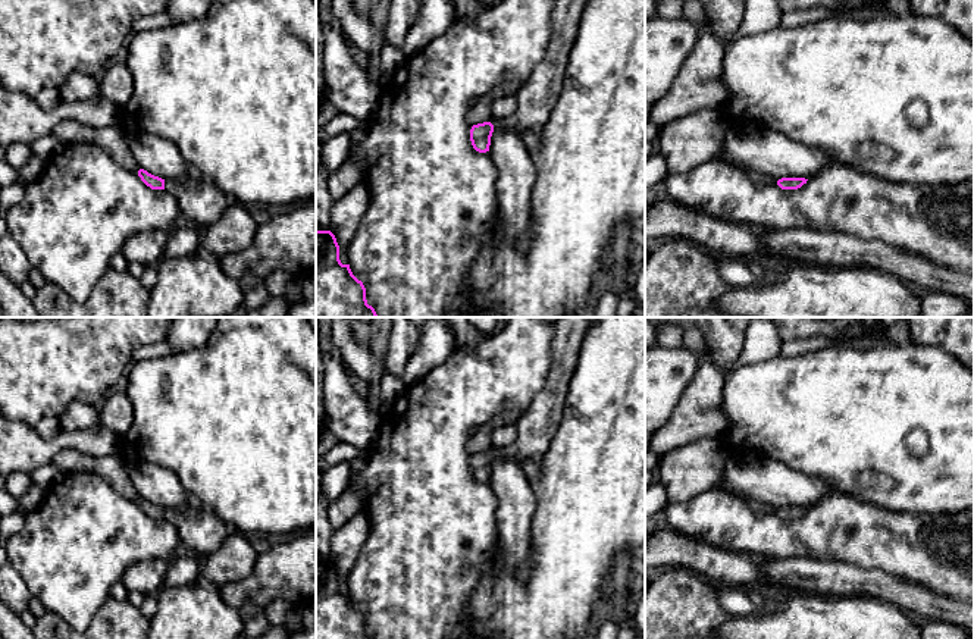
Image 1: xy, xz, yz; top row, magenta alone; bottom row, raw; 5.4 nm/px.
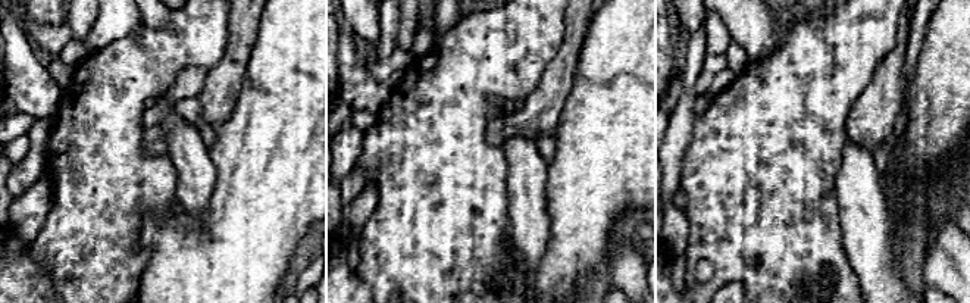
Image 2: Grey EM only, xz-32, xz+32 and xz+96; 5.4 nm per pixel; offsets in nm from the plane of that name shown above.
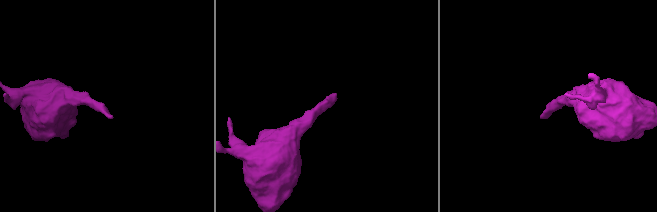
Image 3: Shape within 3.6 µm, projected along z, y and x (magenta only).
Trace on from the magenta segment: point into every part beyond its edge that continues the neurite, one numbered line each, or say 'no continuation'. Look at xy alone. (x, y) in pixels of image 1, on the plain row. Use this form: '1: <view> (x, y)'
1: xy (201, 531)

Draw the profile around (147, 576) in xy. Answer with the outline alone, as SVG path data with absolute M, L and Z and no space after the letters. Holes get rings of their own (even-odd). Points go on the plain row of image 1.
M143 560L126 567L122 583L128 591L141 592L145 596L157 595L165 586L169 561Z

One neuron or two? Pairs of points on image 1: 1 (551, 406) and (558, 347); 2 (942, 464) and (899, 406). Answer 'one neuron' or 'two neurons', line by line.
1: one neuron
2: one neuron

